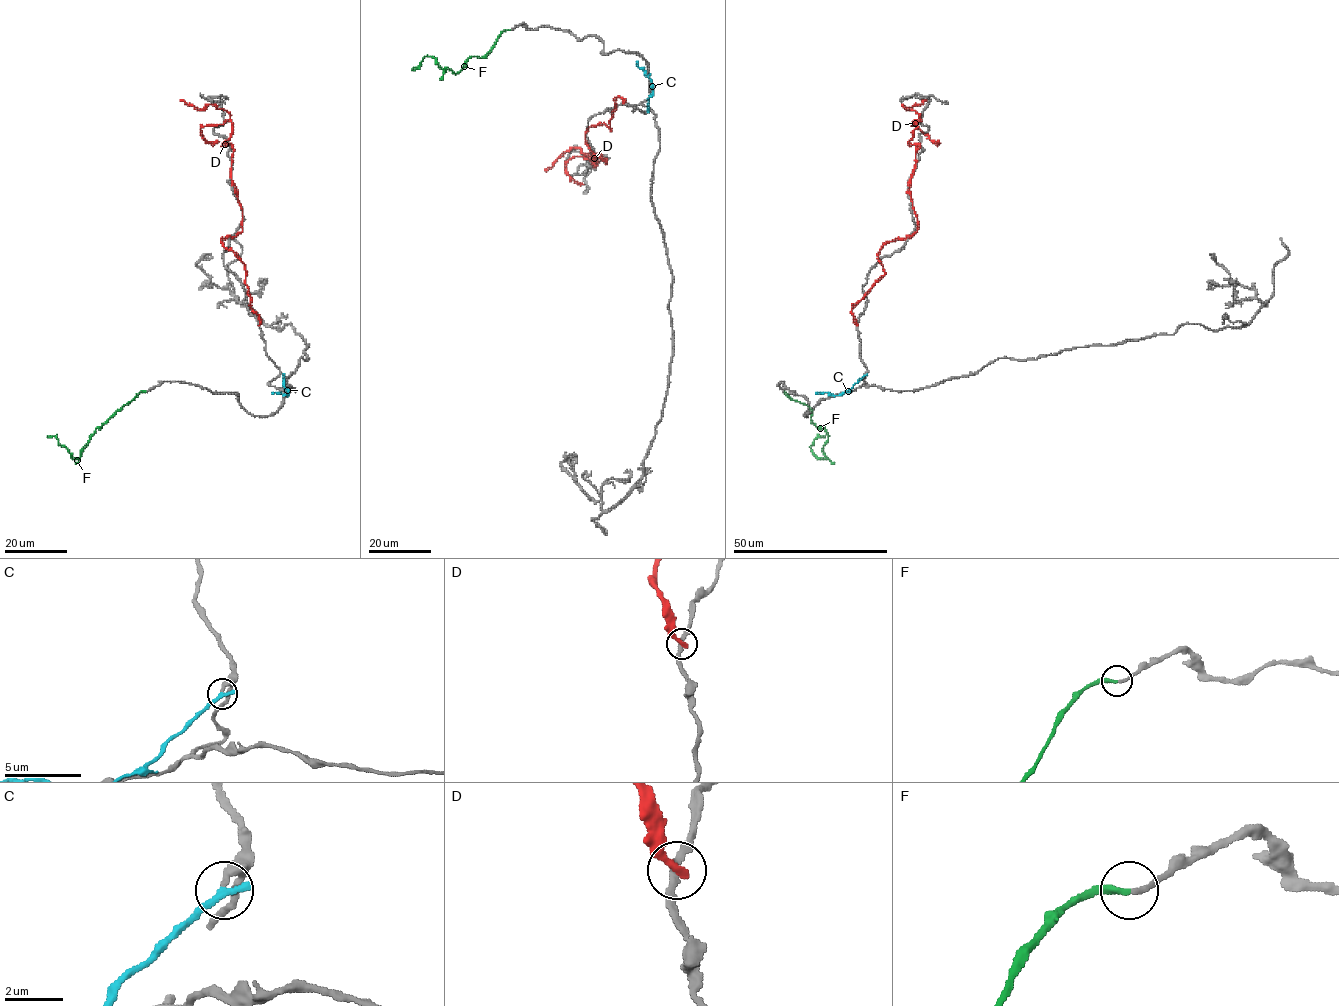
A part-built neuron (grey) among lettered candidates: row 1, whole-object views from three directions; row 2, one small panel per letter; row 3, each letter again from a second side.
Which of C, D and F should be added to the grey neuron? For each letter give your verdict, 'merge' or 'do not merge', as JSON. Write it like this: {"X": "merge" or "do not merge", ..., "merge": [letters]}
{"C": "do not merge", "D": "do not merge", "F": "merge", "merge": ["F"]}

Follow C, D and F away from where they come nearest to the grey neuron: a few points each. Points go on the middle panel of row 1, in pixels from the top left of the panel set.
C: (647, 110), (651, 80), (637, 65), (637, 60)
D: (623, 103), (615, 97), (610, 130), (593, 124), (584, 137), (606, 163), (573, 148), (545, 170)
F: (509, 29), (497, 38), (484, 57), (471, 57), (459, 72), (443, 70), (428, 56), (412, 71)

